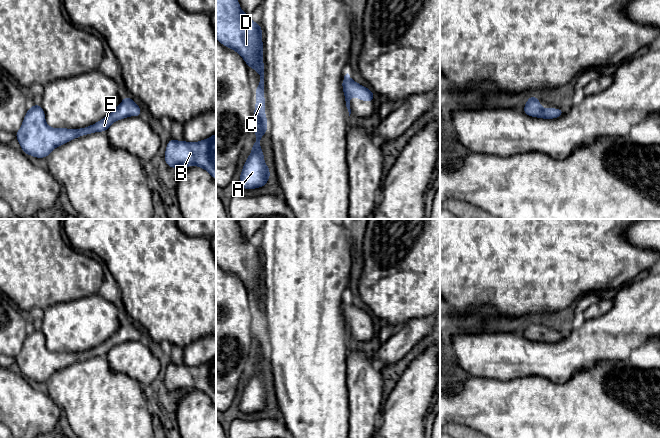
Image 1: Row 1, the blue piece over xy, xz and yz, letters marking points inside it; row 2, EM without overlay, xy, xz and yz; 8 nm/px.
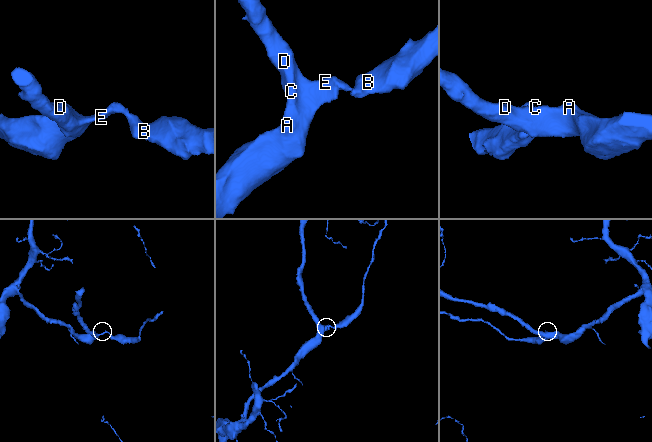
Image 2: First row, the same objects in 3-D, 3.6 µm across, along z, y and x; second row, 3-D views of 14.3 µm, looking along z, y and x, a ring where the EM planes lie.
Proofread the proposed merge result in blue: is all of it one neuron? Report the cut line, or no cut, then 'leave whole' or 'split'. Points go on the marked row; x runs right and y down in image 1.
no cut; leave whole

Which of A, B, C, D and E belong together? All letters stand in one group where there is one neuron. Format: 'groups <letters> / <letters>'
groups A B C D E

